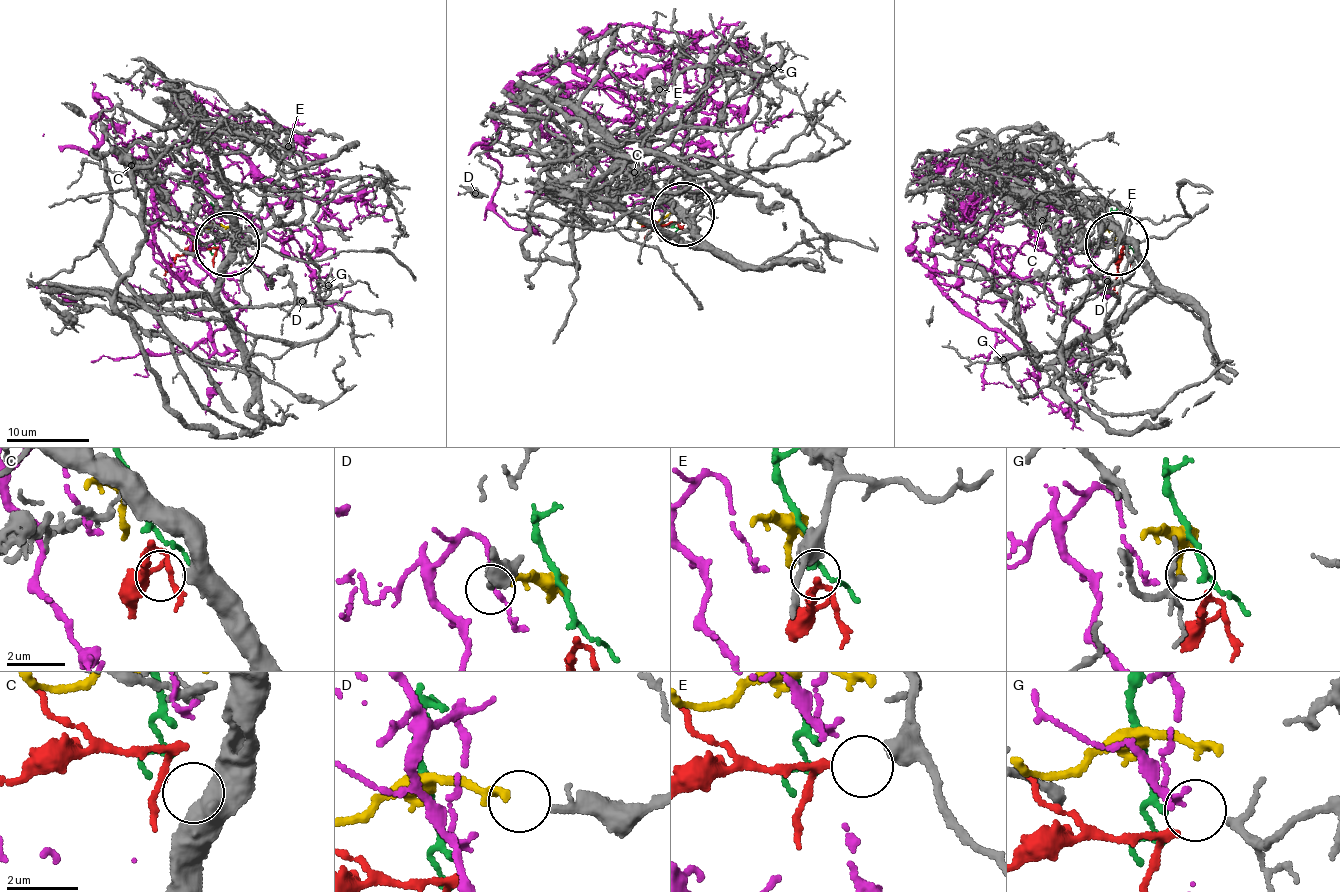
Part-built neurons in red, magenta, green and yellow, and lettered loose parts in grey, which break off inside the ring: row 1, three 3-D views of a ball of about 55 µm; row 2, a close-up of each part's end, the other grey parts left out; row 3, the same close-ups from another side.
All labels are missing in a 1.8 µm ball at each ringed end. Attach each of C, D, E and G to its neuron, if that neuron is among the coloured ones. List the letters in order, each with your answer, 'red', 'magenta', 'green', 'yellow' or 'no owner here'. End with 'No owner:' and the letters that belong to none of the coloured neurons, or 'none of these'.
C: no owner here
D: yellow
E: red
G: green
No owner: C

